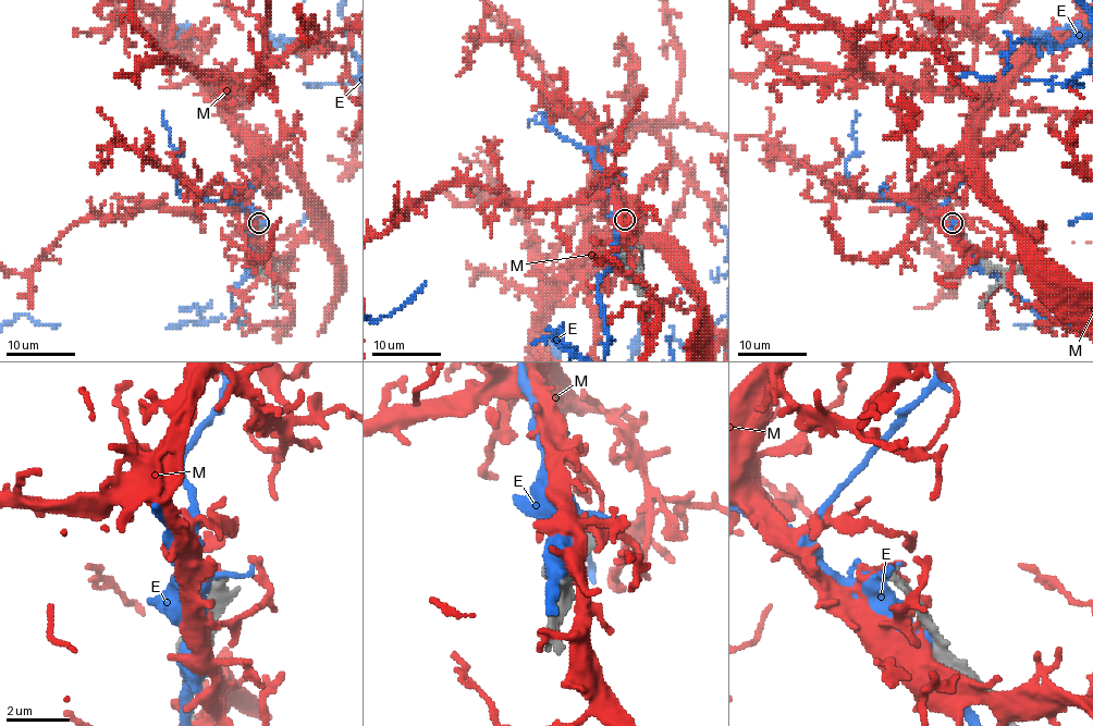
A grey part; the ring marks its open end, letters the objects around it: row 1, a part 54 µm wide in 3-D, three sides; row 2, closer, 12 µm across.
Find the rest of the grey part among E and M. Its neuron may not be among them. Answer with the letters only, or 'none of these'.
none of these

